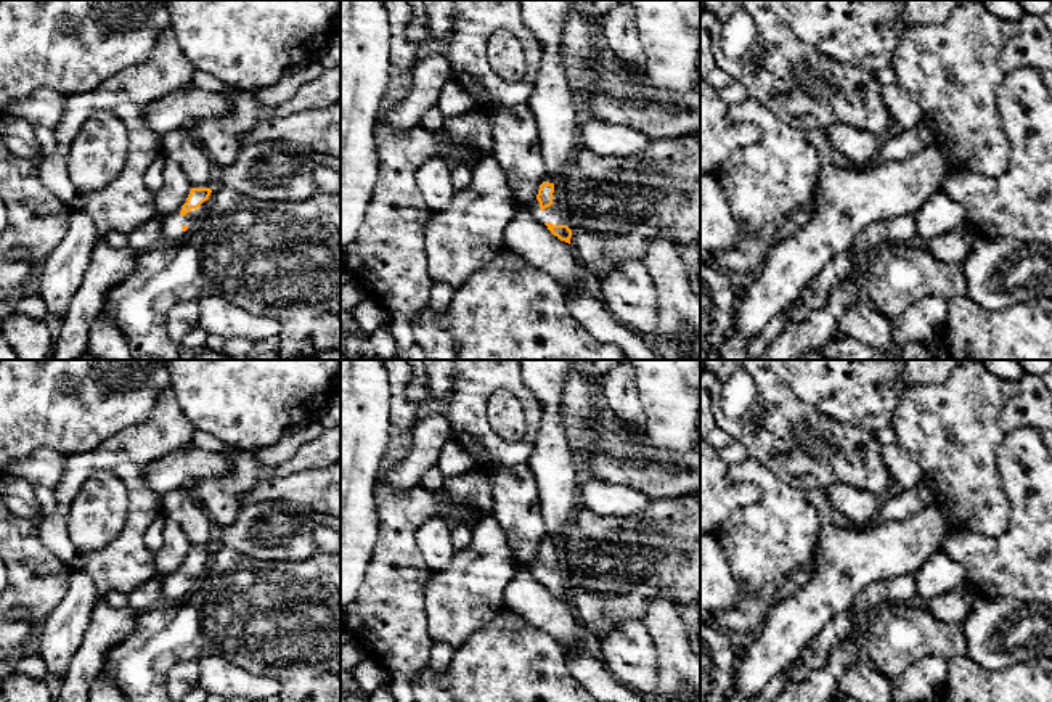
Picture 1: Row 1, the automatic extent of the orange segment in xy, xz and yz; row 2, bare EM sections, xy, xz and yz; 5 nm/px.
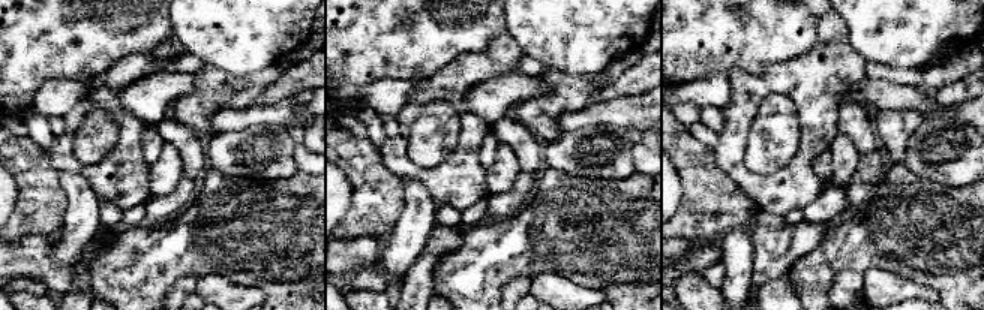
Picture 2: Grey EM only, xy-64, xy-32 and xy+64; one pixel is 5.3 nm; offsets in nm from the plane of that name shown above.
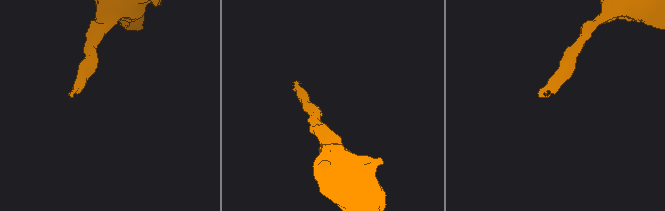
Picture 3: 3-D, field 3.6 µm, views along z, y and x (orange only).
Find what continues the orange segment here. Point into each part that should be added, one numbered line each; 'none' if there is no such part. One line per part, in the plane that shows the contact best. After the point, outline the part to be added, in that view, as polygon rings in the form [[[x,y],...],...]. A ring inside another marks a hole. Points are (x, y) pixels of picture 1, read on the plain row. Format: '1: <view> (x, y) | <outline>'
1: xz (554, 574) | [[[548,537],[544,538],[544,541],[549,541],[554,545],[553,564],[541,570],[538,559],[535,557],[535,561],[530,564],[530,573],[543,585],[548,582],[553,585],[565,585],[565,570],[561,562],[559,543],[556,543]]]

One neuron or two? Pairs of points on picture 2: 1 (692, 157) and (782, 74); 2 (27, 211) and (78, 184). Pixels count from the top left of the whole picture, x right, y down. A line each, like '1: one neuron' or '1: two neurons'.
1: two neurons
2: two neurons

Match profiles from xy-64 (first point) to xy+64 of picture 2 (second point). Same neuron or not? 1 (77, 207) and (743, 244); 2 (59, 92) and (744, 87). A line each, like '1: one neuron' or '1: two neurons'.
1: one neuron
2: two neurons

